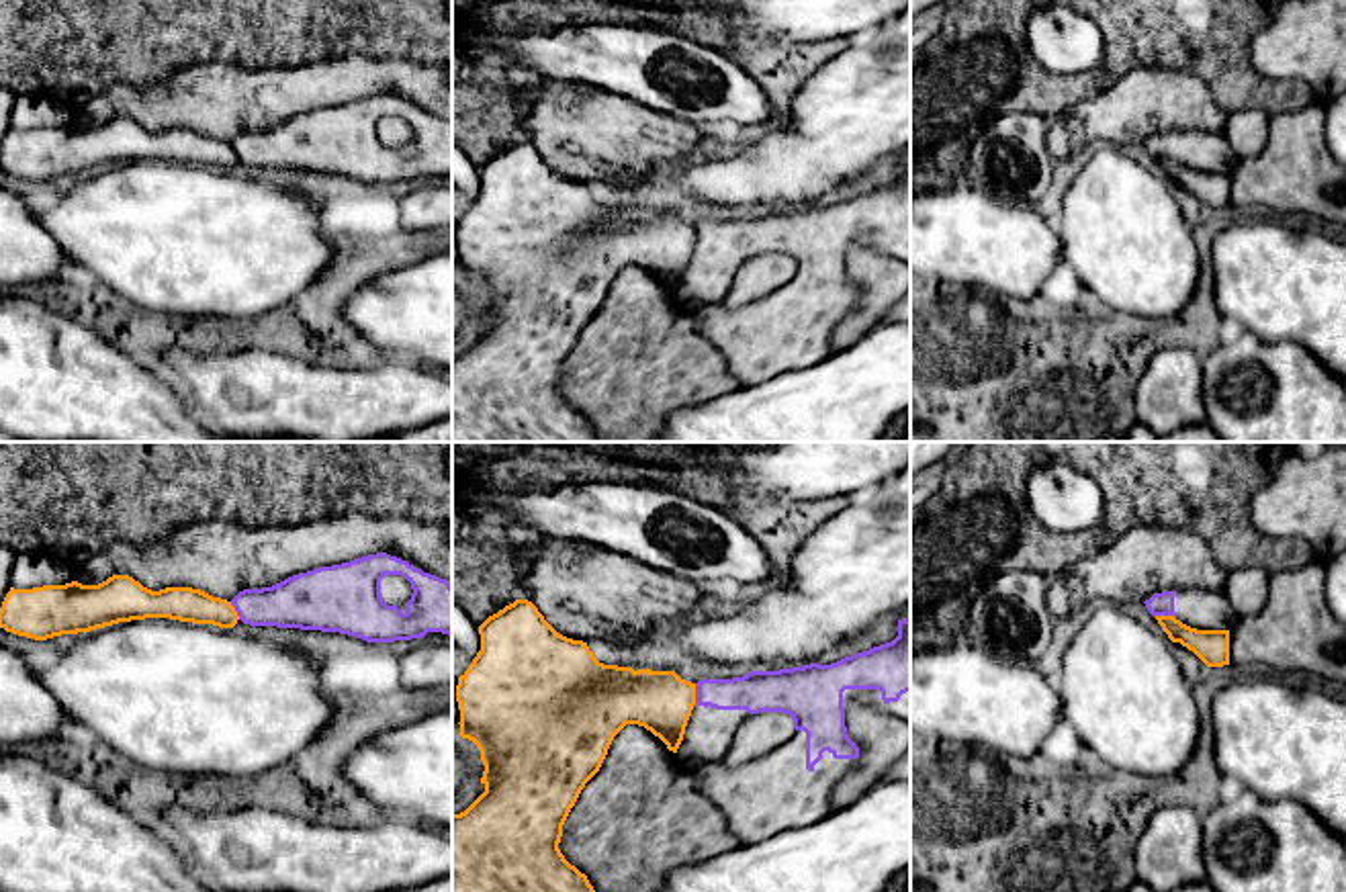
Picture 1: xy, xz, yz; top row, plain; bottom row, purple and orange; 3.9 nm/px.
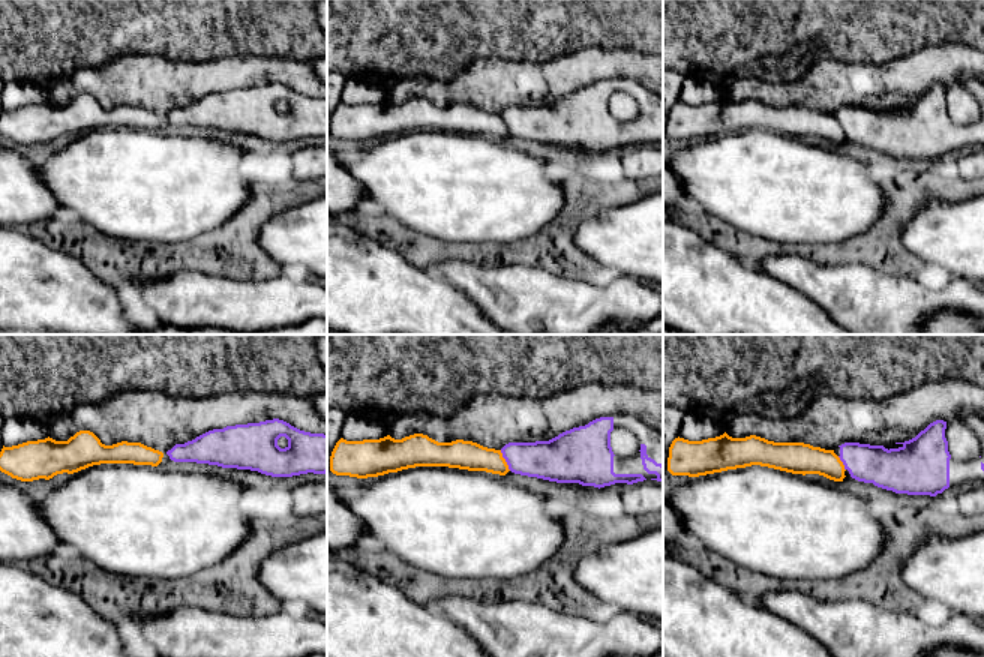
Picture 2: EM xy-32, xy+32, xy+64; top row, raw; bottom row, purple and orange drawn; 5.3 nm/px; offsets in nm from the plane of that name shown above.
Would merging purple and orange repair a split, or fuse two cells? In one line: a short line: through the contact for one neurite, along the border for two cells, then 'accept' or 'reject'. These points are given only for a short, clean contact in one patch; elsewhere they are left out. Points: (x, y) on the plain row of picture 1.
line xz (694, 226), (696, 246); reject

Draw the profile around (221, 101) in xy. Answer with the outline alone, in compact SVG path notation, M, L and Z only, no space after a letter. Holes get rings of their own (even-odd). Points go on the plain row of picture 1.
M348 55L290 70L245 70L223 61L186 65L158 84L110 84L78 106L78 125L129 117L151 133L192 129L231 143L243 131L272 129L293 117L395 94L452 121L448 63Z

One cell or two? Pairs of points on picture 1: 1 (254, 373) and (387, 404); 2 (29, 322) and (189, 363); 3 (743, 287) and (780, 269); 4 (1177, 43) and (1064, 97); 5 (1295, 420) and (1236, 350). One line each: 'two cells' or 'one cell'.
1: one cell
2: two cells
3: one cell
4: one cell
5: one cell

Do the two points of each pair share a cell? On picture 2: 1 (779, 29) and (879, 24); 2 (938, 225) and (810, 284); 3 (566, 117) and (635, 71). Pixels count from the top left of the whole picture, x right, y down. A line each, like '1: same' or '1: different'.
1: same
2: different
3: different

